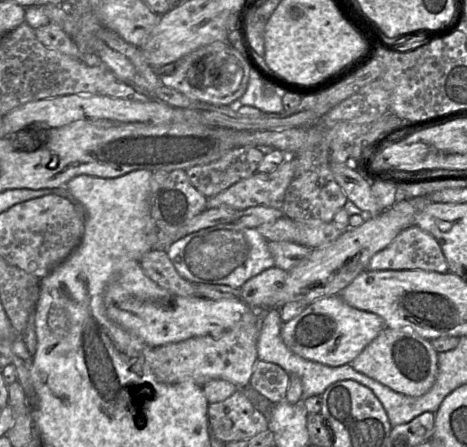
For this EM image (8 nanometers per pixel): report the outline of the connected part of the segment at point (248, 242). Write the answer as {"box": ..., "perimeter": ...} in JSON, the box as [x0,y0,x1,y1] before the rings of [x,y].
{"box":[166,223,275,290],"perimeter":[[[225,223],[184,236],[169,246],[166,253],[184,280],[192,284],[222,285],[240,290],[251,278],[275,267],[268,244],[255,228]]]}

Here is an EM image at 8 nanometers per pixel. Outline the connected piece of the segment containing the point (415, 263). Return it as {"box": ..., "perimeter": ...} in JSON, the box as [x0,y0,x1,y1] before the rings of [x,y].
{"box":[366,226,448,273],"perimeter":[[[417,226],[402,230],[394,240],[374,254],[366,270],[415,270],[447,273],[448,264],[433,236]]]}

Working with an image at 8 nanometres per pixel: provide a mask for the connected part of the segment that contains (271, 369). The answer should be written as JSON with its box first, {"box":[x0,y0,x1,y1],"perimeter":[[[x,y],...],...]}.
{"box":[249,360,289,404],"perimeter":[[[260,360],[255,363],[249,386],[271,404],[286,399],[288,385],[289,375],[283,368]]]}

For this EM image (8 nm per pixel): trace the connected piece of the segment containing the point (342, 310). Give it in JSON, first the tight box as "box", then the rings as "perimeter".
{"box":[281,295,385,367],"perimeter":[[[340,295],[322,297],[306,306],[296,317],[282,323],[281,338],[296,355],[319,364],[339,367],[350,364],[385,328],[376,314],[349,306]]]}

